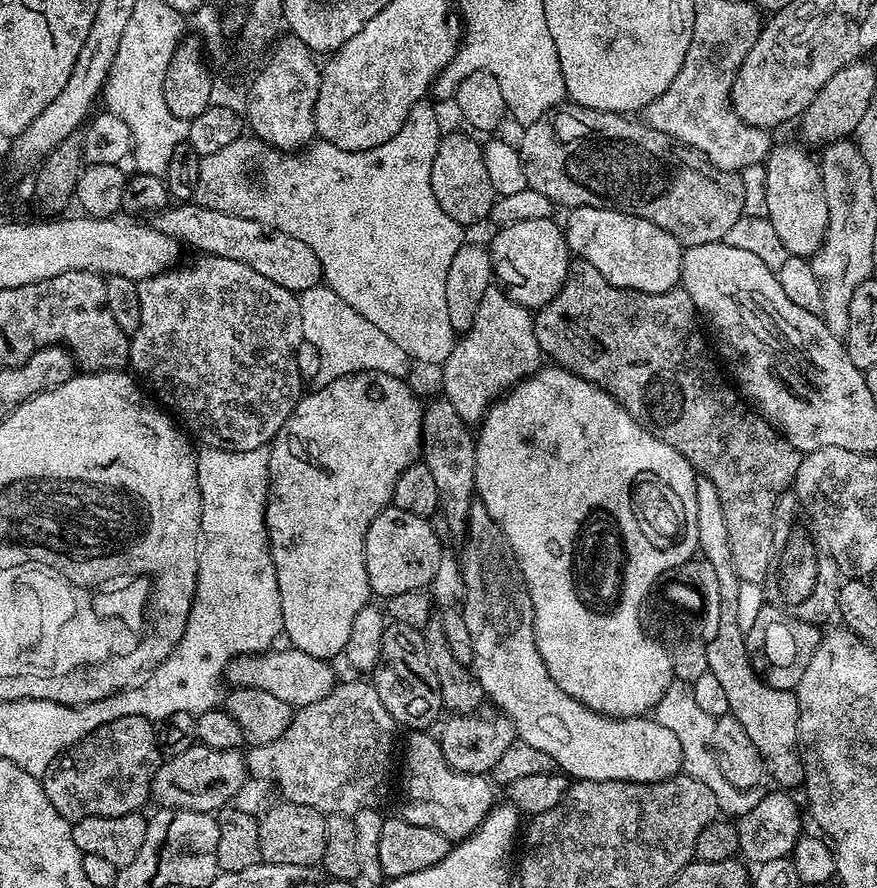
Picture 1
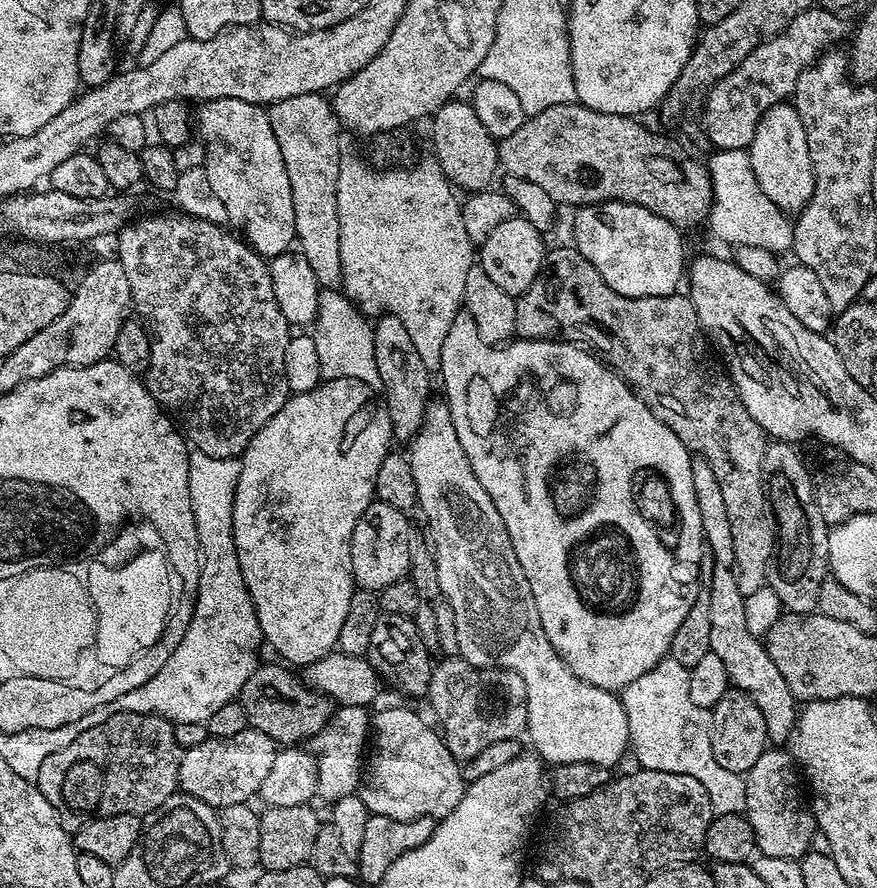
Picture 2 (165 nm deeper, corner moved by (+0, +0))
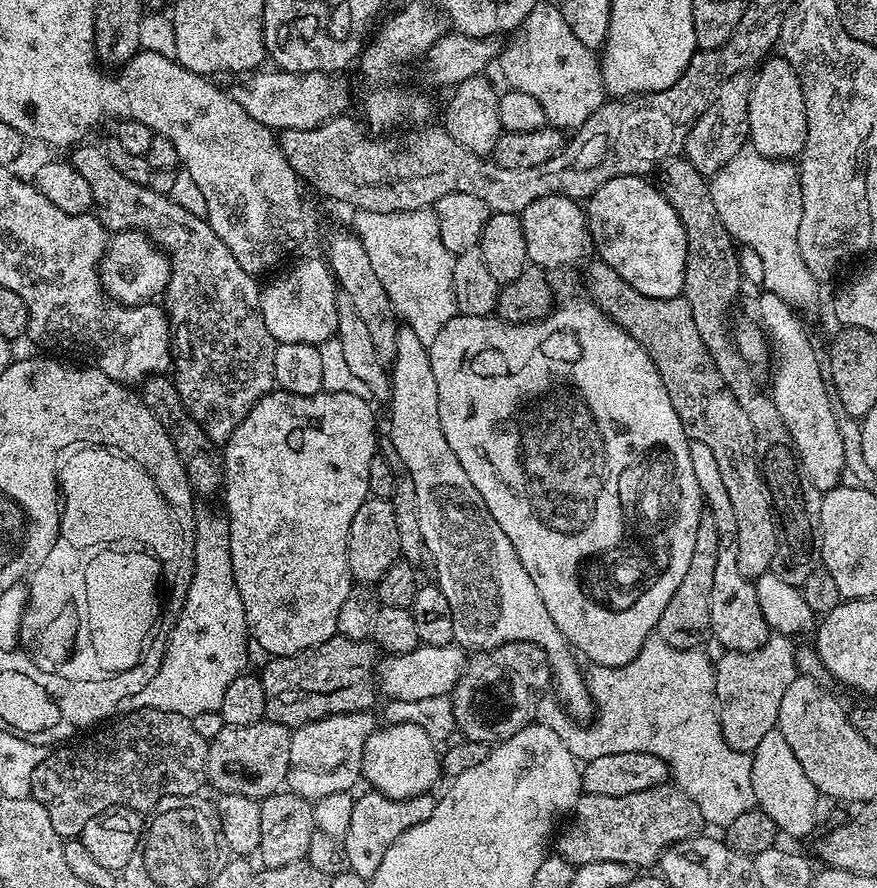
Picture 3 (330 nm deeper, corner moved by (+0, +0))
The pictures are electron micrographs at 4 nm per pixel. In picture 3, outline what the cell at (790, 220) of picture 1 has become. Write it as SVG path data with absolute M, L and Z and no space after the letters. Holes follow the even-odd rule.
M779 54L765 59L755 69L748 103L748 139L750 146L758 154L771 160L786 161L799 157L802 146L806 142L806 102L802 94L800 79L790 66L790 62L786 62L784 57Z

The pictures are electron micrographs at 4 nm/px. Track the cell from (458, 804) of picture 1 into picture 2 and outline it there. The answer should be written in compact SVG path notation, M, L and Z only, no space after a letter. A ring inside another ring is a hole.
M407 706L381 708L371 717L370 747L358 789L371 815L395 820L432 816L439 822L462 802L466 781L461 765L445 746L443 736L429 724Z

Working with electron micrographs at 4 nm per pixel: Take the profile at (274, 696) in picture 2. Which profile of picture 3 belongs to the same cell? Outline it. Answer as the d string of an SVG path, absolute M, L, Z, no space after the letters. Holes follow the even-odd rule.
M334 635L318 646L310 646L293 656L273 656L258 672L266 696L267 719L293 730L327 716L366 712L378 700L374 669L378 649L368 640L351 640Z

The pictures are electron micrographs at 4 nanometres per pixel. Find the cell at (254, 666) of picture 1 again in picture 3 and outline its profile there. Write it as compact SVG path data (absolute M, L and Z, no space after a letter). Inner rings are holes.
M455 643L446 646L421 644L406 654L385 655L374 669L374 679L381 697L402 702L419 702L421 698L448 696L458 678L462 678L465 667L465 649Z

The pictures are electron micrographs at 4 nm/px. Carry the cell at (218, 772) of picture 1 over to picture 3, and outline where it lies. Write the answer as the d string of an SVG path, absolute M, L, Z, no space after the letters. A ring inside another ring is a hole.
M267 718L250 726L225 726L215 738L208 741L207 783L213 784L217 793L242 794L258 801L281 791L288 779L292 733L293 729Z

